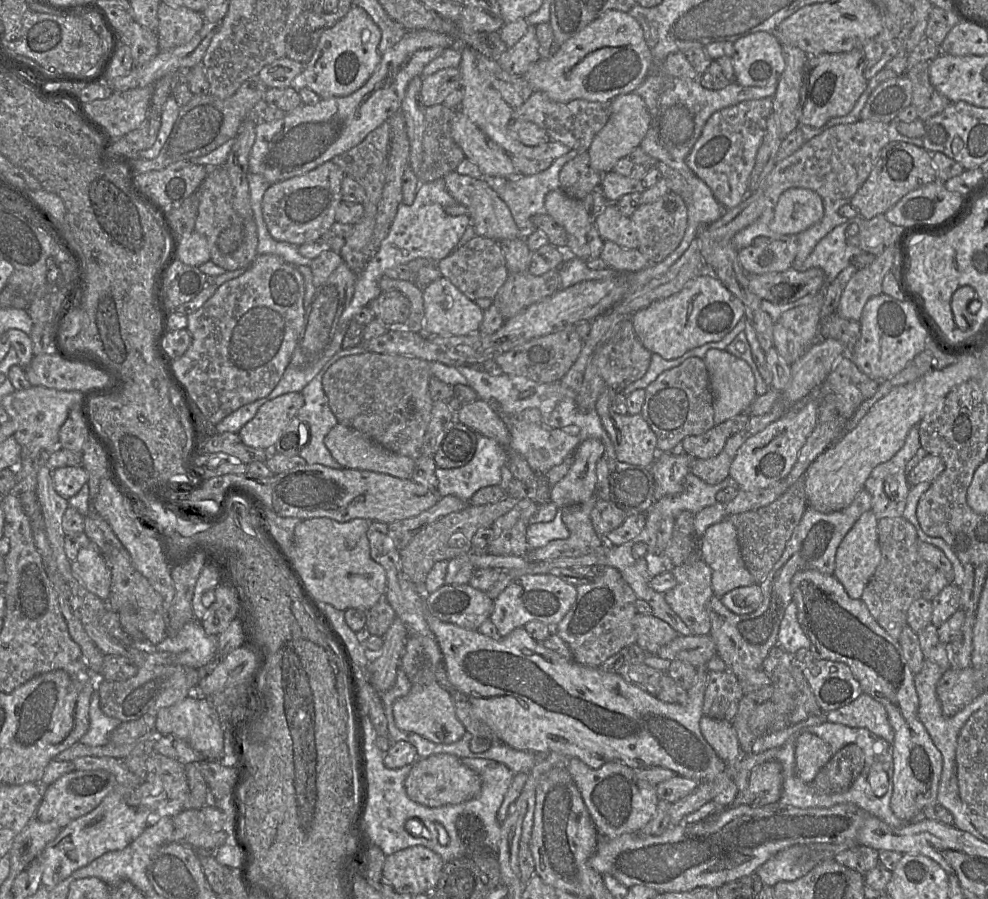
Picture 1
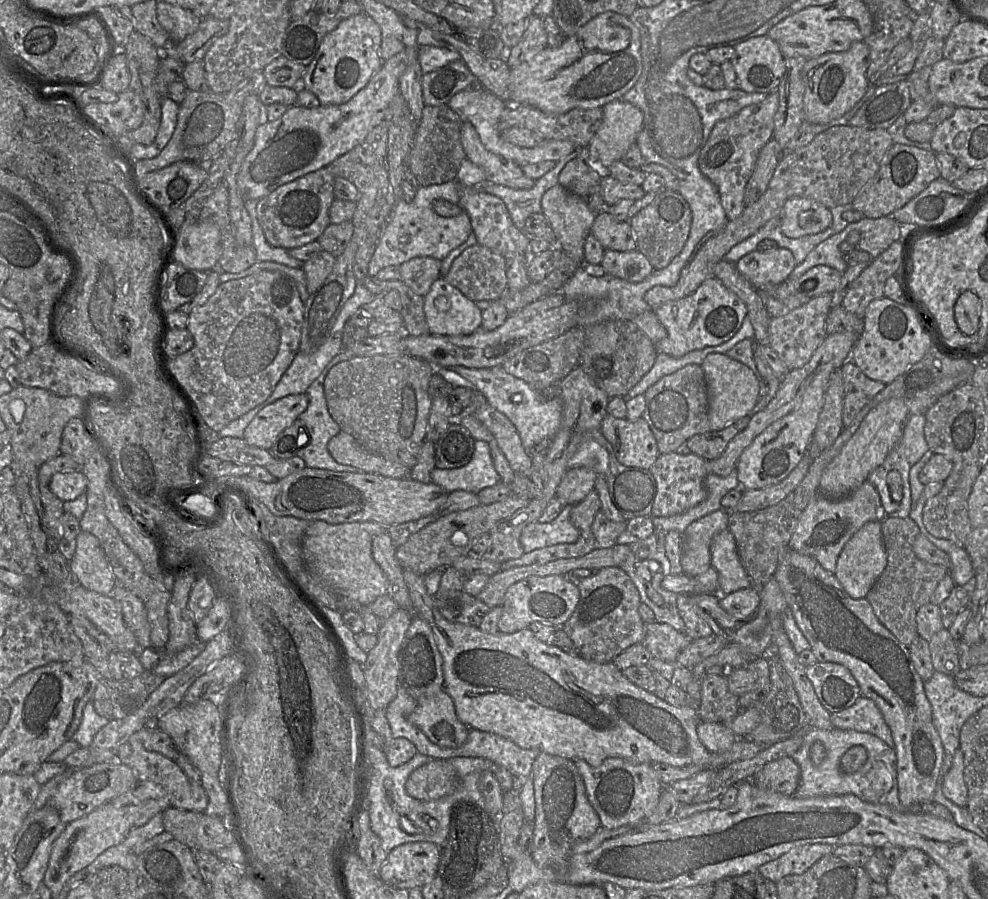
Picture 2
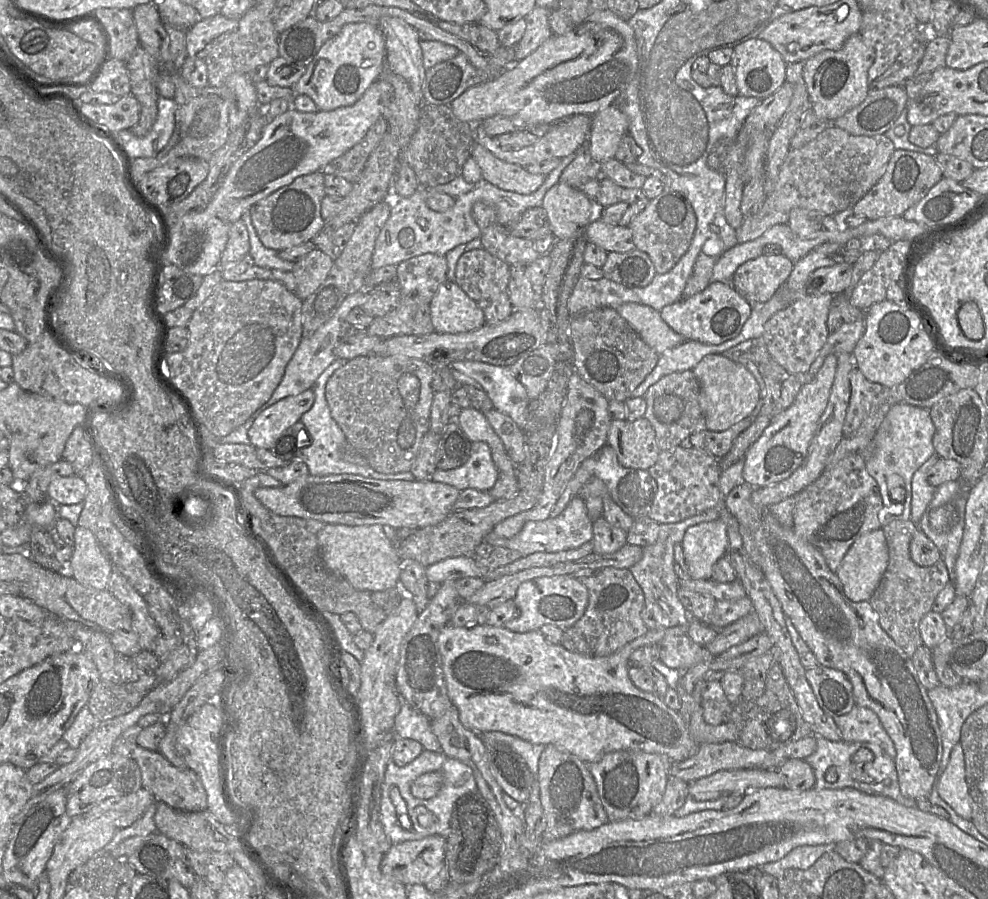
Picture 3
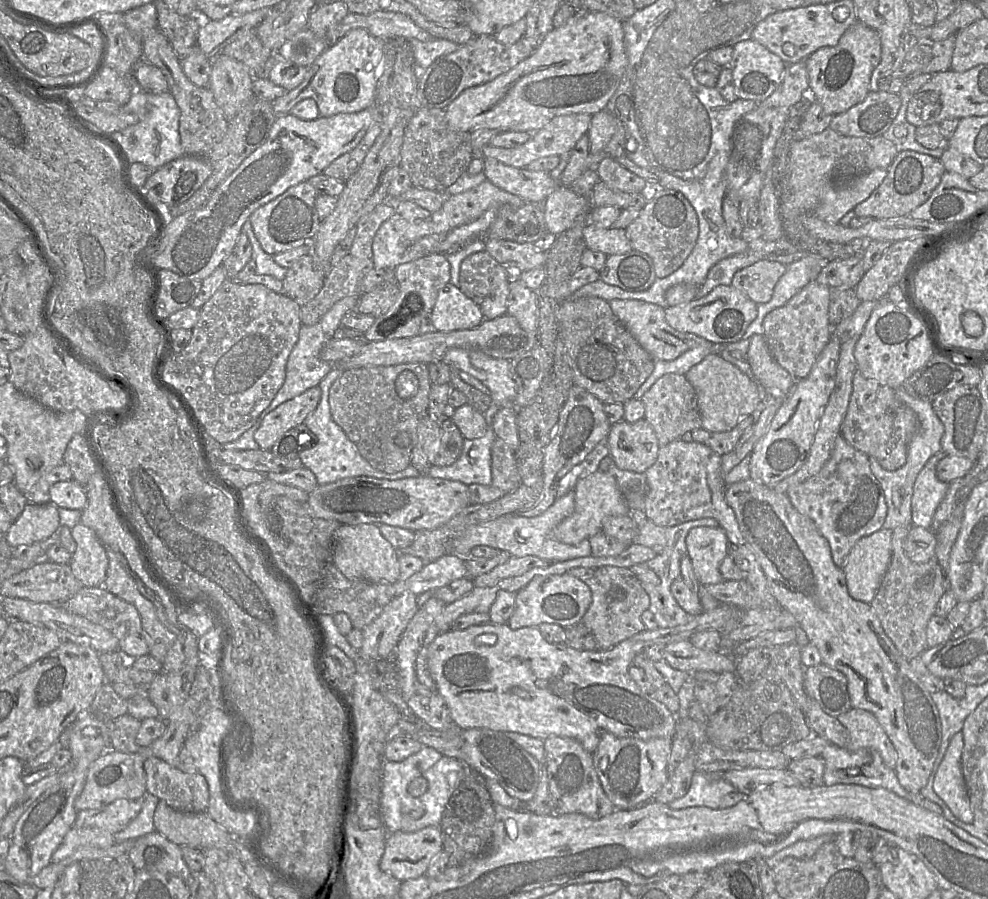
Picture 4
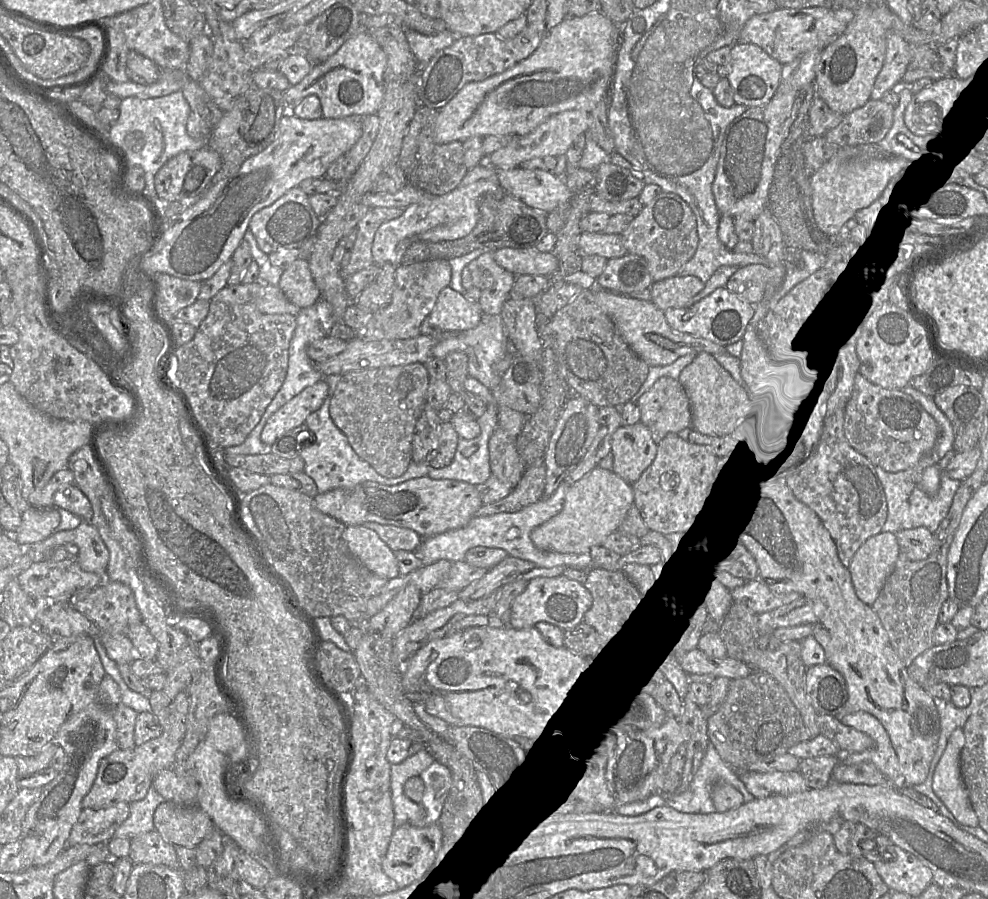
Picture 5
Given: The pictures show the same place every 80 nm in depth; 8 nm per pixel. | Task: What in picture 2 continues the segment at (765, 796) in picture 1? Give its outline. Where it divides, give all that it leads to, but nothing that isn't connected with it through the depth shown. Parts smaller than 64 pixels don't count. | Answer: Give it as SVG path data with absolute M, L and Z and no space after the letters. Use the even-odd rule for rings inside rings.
M784 757L762 766L751 778L761 790L793 796L800 782L800 768L791 757Z

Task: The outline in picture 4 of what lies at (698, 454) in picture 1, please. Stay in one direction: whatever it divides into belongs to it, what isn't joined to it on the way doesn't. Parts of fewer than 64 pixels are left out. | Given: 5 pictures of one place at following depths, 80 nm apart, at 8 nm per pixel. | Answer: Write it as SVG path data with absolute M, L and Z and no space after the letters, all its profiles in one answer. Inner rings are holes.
M745 416L729 431L711 432L703 428L691 431L692 440L710 447L722 456L734 449L743 433L752 425L752 416Z

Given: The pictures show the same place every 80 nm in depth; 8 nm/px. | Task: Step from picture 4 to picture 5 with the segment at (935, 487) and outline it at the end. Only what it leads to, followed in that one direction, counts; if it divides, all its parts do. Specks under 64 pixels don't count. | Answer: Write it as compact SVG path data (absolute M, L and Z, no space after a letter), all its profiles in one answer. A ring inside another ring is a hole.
M954 451L948 452L937 463L941 470L941 477L940 487L935 496L929 496L918 486L913 489L909 498L913 527L925 527L934 534L947 516L954 495L962 482L949 478L944 472L955 454Z

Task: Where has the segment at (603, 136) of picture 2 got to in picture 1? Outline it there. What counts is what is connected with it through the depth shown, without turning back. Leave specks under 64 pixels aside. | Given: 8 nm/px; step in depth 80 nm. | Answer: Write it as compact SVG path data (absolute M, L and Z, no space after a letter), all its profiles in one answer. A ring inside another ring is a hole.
M630 92L615 96L611 100L611 113L606 125L595 135L588 149L591 167L601 174L613 171L618 160L627 157L634 148L640 146L640 143L645 137L650 124L651 115L645 101L638 94Z

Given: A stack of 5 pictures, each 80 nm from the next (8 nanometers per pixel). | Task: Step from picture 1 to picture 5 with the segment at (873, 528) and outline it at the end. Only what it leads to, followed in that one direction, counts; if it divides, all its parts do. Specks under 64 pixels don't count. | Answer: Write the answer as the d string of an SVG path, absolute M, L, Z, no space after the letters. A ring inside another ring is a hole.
M880 532L865 541L848 567L857 597L866 605L878 598L893 572L900 550L896 535Z

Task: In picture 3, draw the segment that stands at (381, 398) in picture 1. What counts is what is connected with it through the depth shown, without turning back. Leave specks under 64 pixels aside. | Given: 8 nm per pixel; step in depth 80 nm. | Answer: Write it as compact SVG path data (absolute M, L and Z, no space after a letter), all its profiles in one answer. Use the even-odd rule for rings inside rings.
M370 354L347 361L346 364L337 369L327 381L325 396L332 418L344 432L349 445L362 455L368 461L369 466L375 471L388 474L407 472L410 471L412 465L416 461L422 438L430 431L430 412L435 393L432 389L434 371L434 367L419 359L405 356L377 356Z

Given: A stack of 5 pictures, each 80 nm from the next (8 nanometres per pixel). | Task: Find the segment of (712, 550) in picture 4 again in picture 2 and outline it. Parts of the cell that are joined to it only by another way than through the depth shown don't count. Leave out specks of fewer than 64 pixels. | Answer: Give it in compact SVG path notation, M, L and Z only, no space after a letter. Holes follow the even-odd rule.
M720 508L692 522L683 534L683 551L681 565L684 574L696 577L711 567L710 544L715 535L728 529L729 510Z

